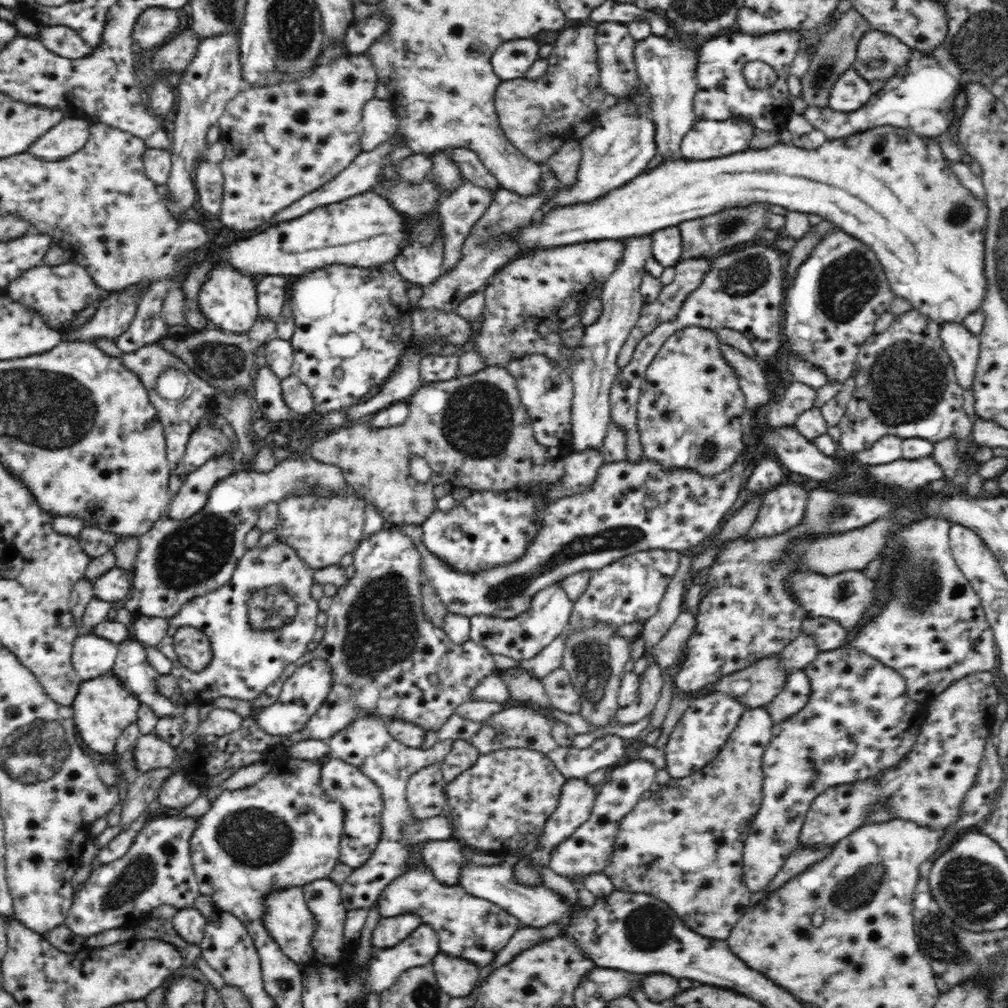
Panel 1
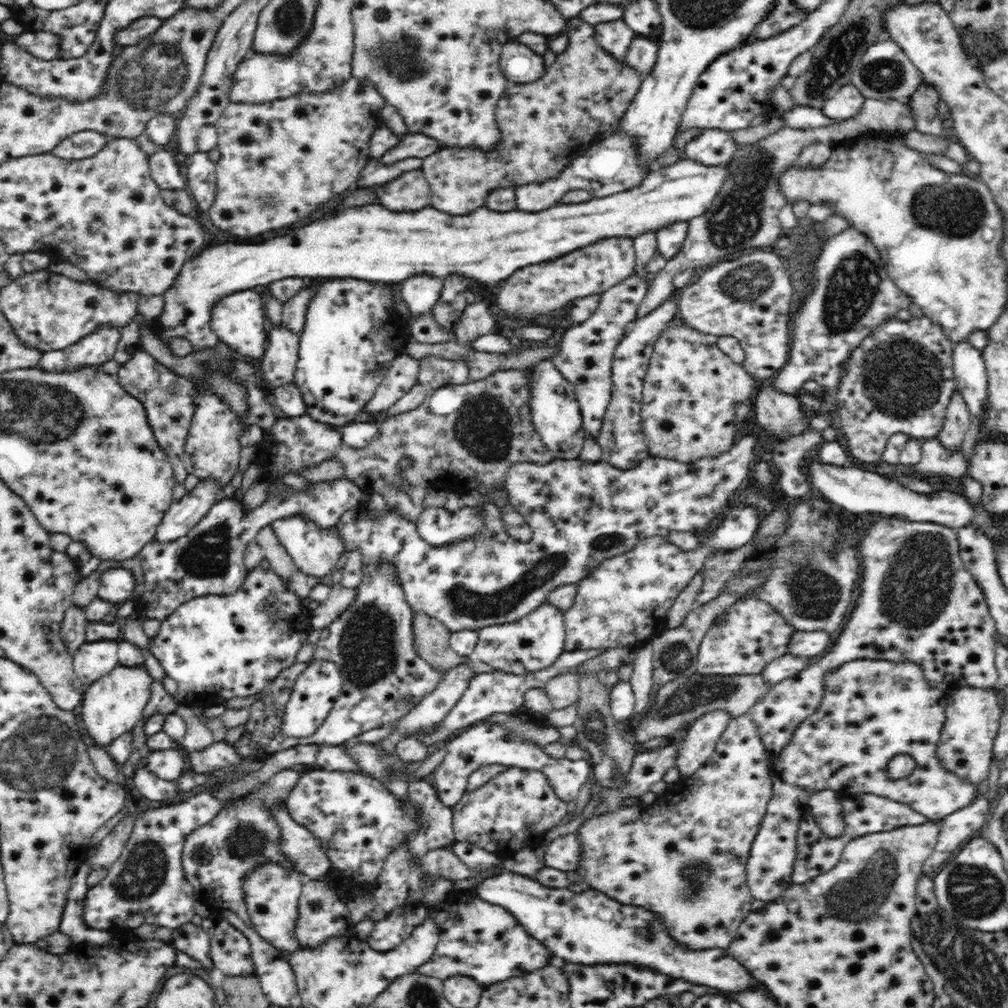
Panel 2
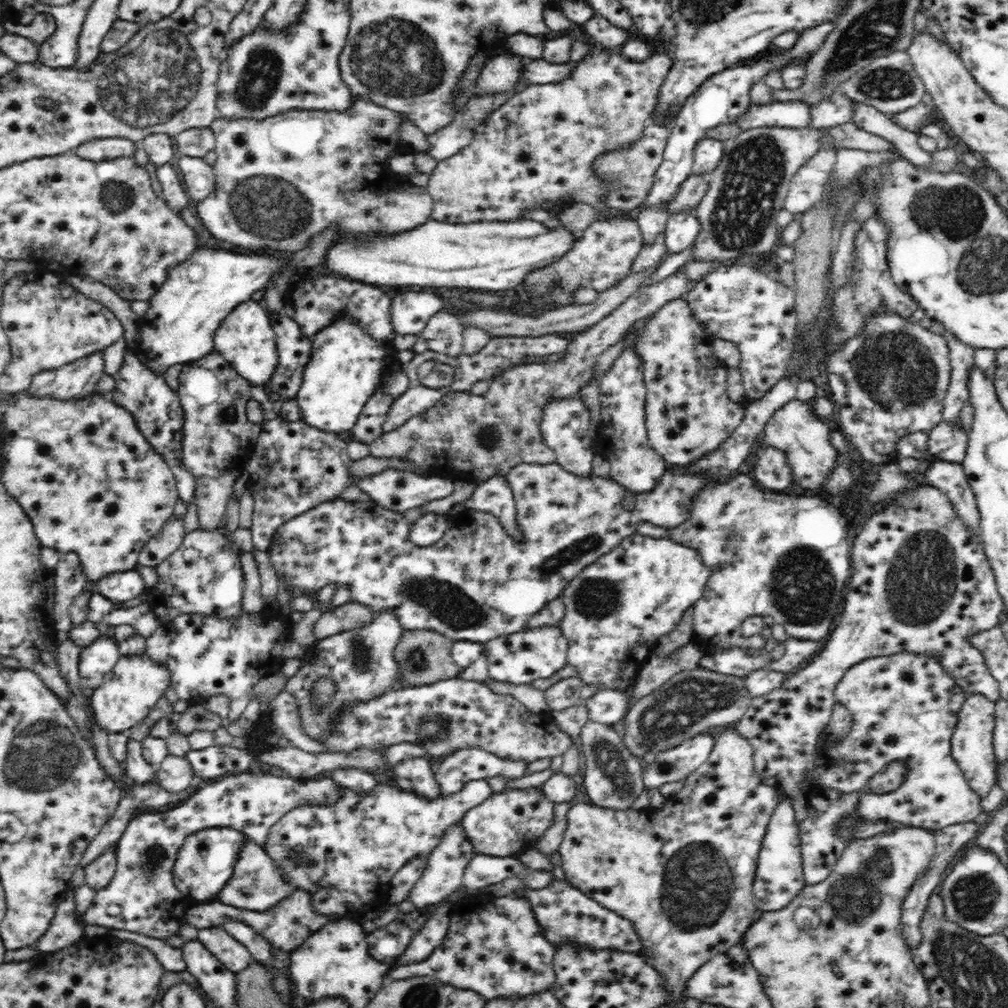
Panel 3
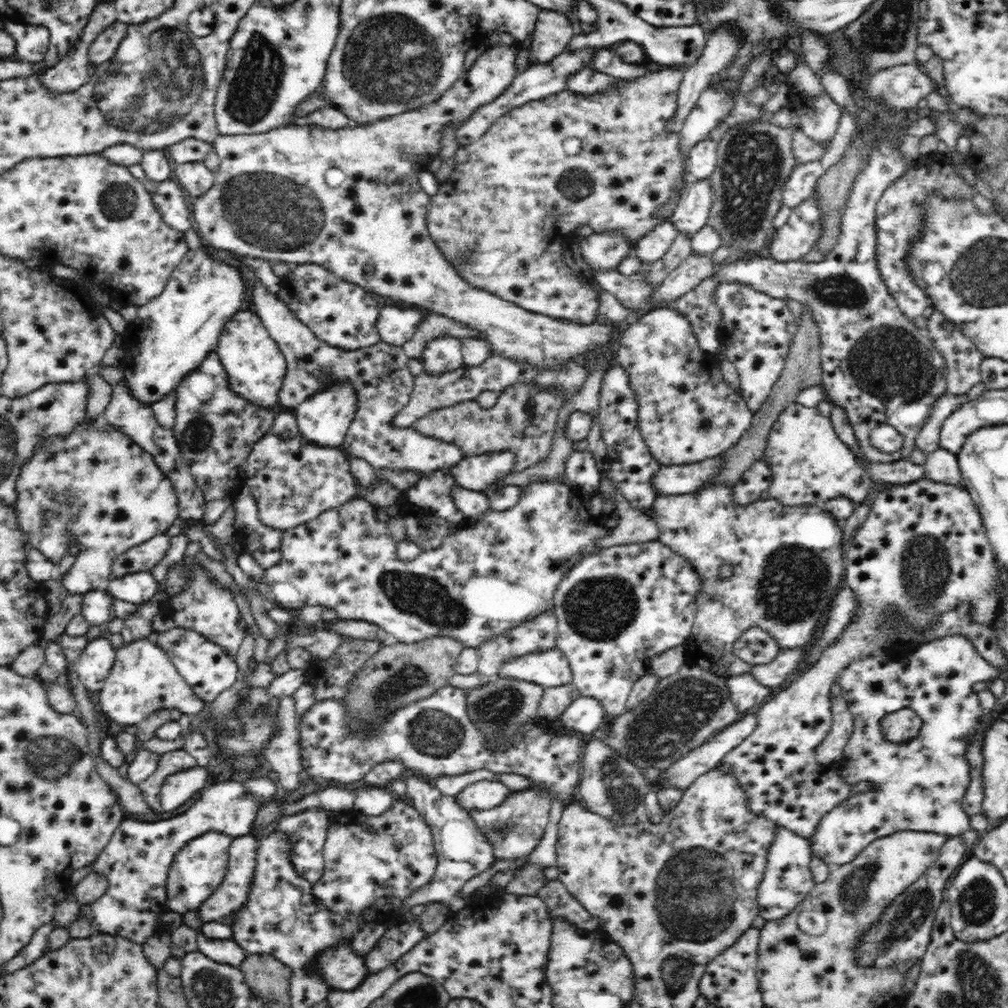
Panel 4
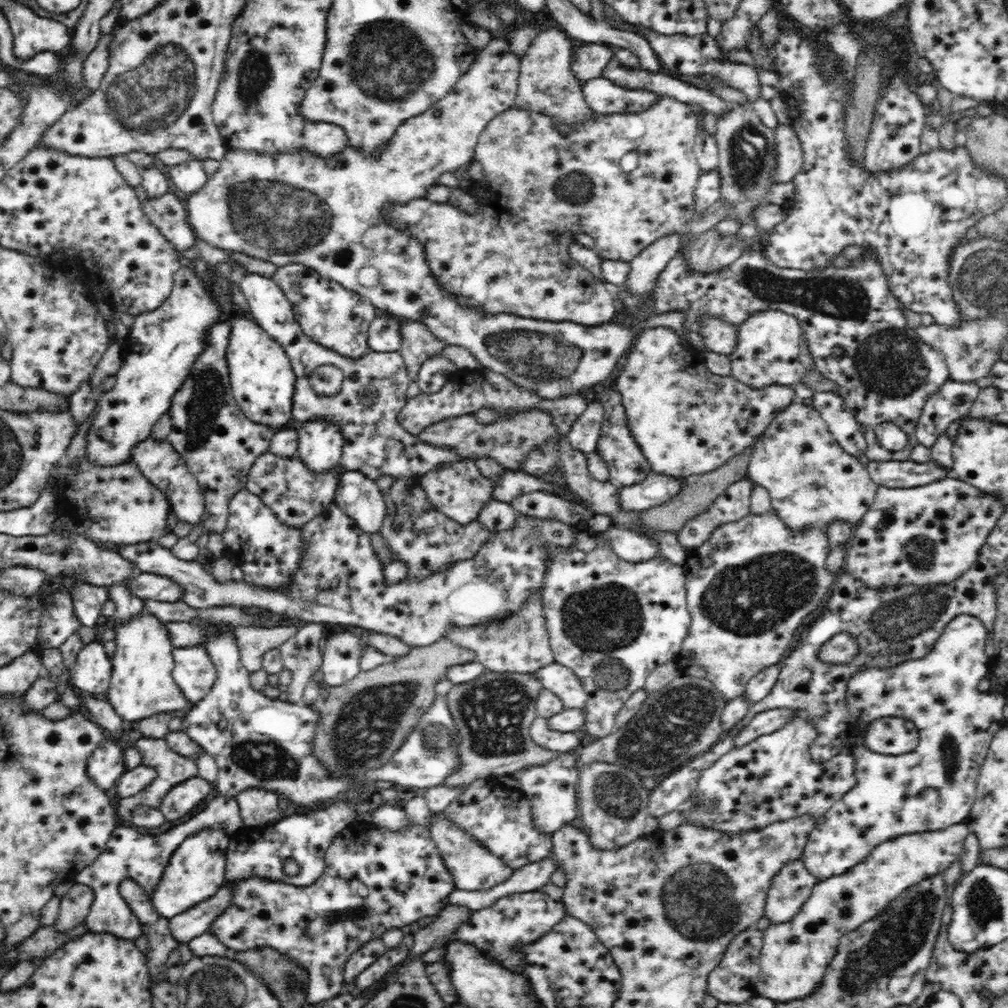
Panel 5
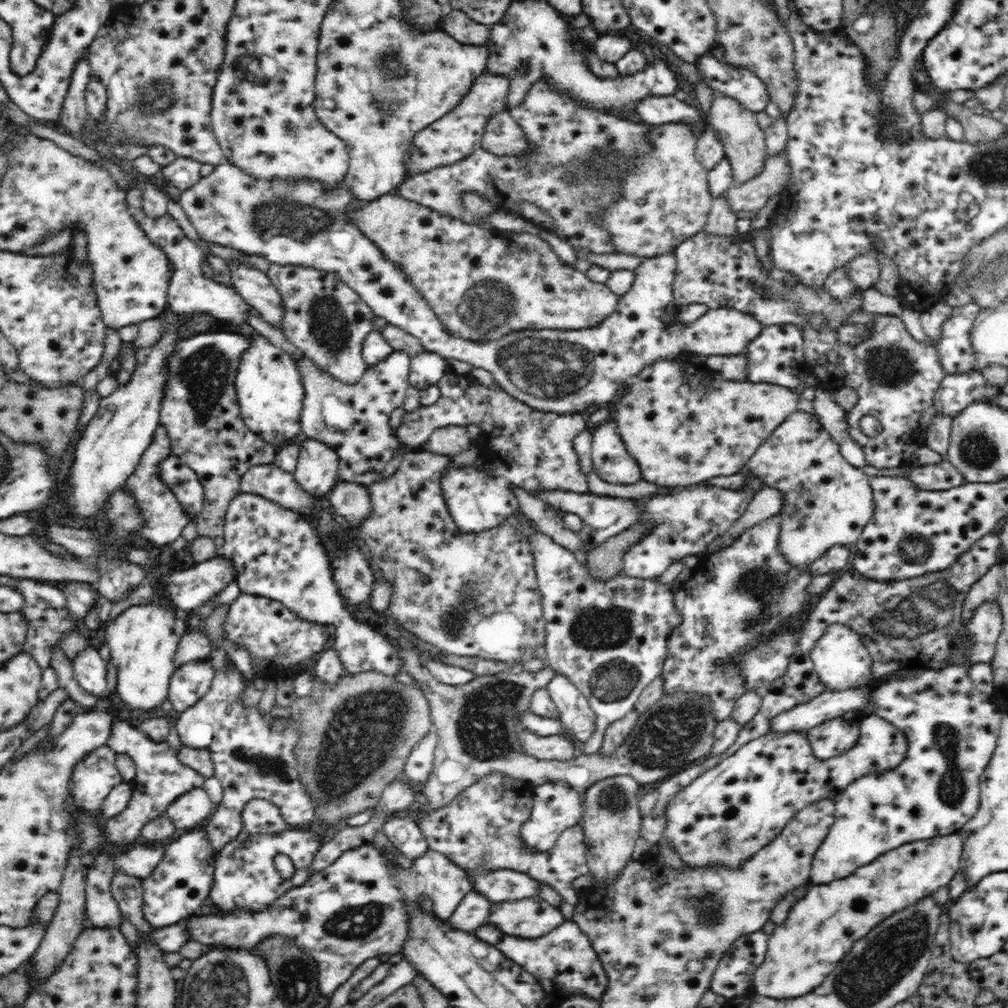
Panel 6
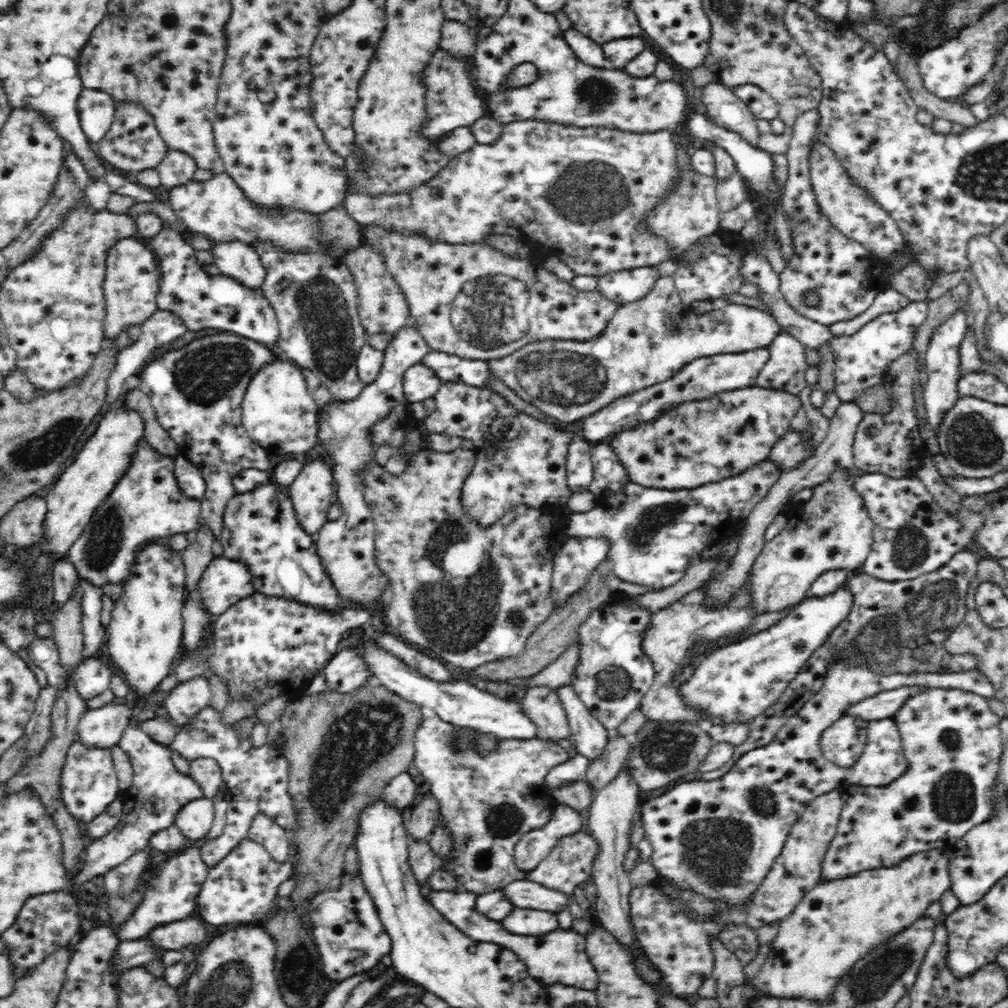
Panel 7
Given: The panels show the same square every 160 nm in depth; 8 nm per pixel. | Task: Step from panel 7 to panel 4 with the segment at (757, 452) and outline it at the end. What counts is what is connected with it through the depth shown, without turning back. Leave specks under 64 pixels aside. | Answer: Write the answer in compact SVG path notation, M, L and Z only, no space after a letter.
M659 308L641 314L637 322L620 333L618 348L618 364L627 370L631 382L631 390L639 406L638 419L642 439L649 452L658 463L664 466L680 466L694 464L711 458L722 457L734 447L750 428L754 414L739 389L724 381L717 366L712 366L710 356L699 347L695 333L692 332L691 321L678 310Z

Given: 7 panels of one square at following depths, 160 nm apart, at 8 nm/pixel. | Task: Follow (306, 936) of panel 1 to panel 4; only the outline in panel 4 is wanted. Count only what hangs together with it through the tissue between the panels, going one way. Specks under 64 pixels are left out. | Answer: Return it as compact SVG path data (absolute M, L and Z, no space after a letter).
M244 835L232 840L229 848L229 864L224 881L204 903L194 910L199 917L197 930L202 930L203 926L210 924L210 922L222 921L226 916L232 915L232 912L247 903L247 896L250 894L251 884L254 882L255 876L256 848L258 848L256 839L256 836Z

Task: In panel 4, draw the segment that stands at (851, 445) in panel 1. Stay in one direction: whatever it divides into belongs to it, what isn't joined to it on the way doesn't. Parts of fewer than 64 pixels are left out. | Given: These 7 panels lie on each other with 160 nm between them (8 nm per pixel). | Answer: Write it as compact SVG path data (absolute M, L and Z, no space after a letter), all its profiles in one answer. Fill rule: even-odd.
M892 138L876 140L872 145L866 166L856 176L847 198L837 245L822 262L780 262L772 257L735 256L690 292L662 303L652 299L658 284L649 282L649 271L645 269L623 275L618 270L592 270L590 267L592 280L632 312L645 314L667 308L683 313L691 321L699 347L713 353L722 346L719 334L723 314L715 301L715 290L720 285L740 283L774 299L795 300L806 305L820 337L822 388L828 399L844 408L862 452L873 463L907 458L917 448L915 441L919 430L931 416L936 400L947 392L947 383L943 355L924 331L914 325L914 320L899 309L877 269L875 208L884 190L910 169L899 146ZM882 423L891 424L904 437L904 448L899 454L884 453L871 446L870 434Z

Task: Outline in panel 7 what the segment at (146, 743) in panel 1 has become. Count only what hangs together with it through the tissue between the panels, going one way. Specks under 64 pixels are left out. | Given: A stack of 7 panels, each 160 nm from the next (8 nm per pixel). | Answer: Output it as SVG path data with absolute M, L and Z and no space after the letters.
M202 797L189 802L178 812L175 825L190 840L202 842L204 838L207 838L207 834L213 825L214 815L213 801Z

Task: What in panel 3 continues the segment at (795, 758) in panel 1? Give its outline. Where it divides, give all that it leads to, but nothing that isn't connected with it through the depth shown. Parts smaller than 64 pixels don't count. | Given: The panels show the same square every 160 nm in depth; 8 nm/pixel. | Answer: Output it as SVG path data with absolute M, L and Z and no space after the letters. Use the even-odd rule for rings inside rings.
M902 652L890 658L862 660L846 671L835 686L834 696L836 704L843 704L850 712L850 731L842 744L834 744L834 750L830 750L830 756L834 760L822 760L822 740L817 741L818 756L814 758L818 758L818 766L810 776L818 776L820 782L828 782L826 786L843 793L862 792L868 780L890 762L900 760L908 766L908 776L898 790L888 794L862 792L854 810L855 815L838 820L838 824L844 825L841 835L846 845L858 839L852 827L852 824L856 824L856 820L859 823L884 820L902 826L918 826L932 832L948 825L974 821L980 813L982 798L979 793L972 791L964 773L951 755L951 740L957 725L957 713L960 712L967 695L932 655L922 656ZM786 800L782 804L778 803L769 819L770 822L761 844L760 857L758 857L756 880L753 881L754 904L762 912L786 908L806 886L794 802Z

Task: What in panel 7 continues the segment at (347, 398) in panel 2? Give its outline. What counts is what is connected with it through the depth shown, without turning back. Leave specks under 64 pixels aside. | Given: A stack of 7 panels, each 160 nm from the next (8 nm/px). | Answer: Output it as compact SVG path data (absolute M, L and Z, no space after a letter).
M314 460L314 462L307 463L301 468L300 474L288 488L288 495L292 501L299 525L303 527L304 532L312 537L316 537L317 532L329 522L328 512L336 497L334 482L333 470L330 470L322 460Z

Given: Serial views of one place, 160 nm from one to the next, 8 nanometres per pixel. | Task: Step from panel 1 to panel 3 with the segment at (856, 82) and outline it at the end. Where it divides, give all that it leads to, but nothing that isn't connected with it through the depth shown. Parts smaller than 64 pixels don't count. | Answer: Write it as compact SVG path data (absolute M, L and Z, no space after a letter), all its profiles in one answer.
M834 92L820 102L809 105L810 129L829 129L839 124L852 122L854 101L844 93Z

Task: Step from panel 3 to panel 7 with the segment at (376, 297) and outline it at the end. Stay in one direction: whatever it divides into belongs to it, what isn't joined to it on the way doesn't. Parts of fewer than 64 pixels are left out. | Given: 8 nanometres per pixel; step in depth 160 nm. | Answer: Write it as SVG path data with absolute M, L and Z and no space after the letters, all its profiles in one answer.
M254 242L250 244L250 246L252 246L256 253L258 253L258 256L264 265L266 276L264 276L261 289L263 290L264 296L269 299L269 303L273 306L277 316L277 321L279 322L280 336L279 340L277 341L277 352L281 356L285 356L285 359L290 360L297 366L304 369L310 369L310 371L319 378L320 383L332 394L333 401L348 402L356 400L357 396L361 394L361 390L364 388L362 382L360 381L360 377L358 377L357 374L356 360L362 346L367 344L368 334L366 331L364 331L363 324L360 323L358 311L359 293L356 292L356 284L354 283L352 273L348 271L345 263L338 257L321 254L320 251L306 251L289 254L289 252L282 251L280 247L273 246L273 243Z

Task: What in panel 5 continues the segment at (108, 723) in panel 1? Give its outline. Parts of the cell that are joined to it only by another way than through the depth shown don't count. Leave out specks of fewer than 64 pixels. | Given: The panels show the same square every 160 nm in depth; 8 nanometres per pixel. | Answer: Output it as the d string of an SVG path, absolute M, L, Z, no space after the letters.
M143 611L115 628L116 656L112 662L111 683L106 699L116 714L124 722L128 720L138 723L152 714L188 710L193 706L173 679L175 648L165 623L153 614Z

